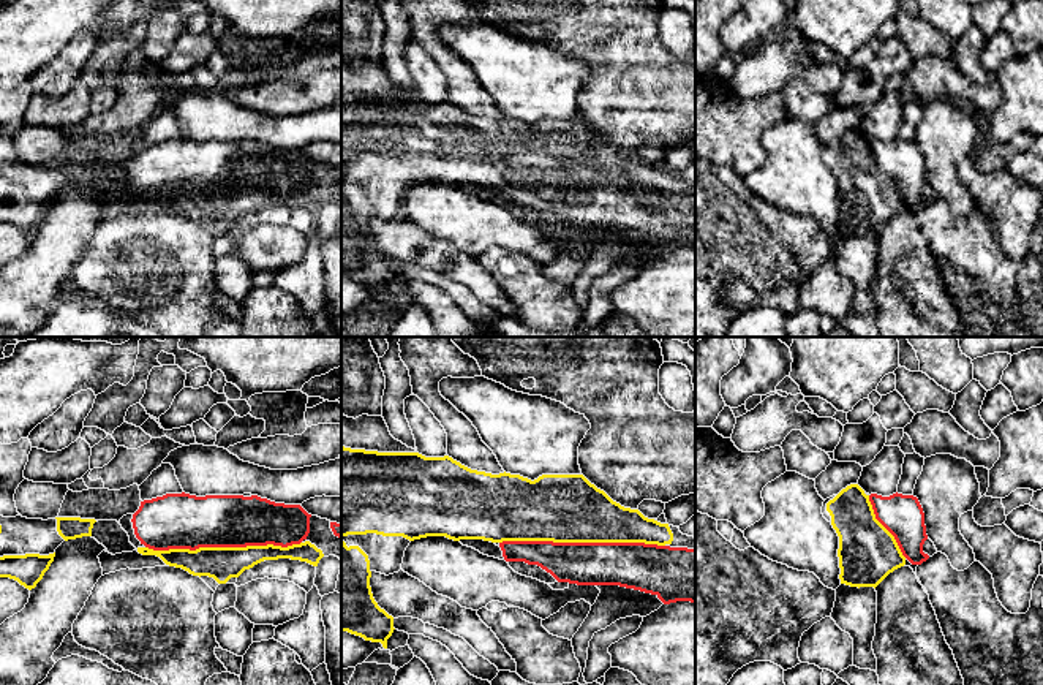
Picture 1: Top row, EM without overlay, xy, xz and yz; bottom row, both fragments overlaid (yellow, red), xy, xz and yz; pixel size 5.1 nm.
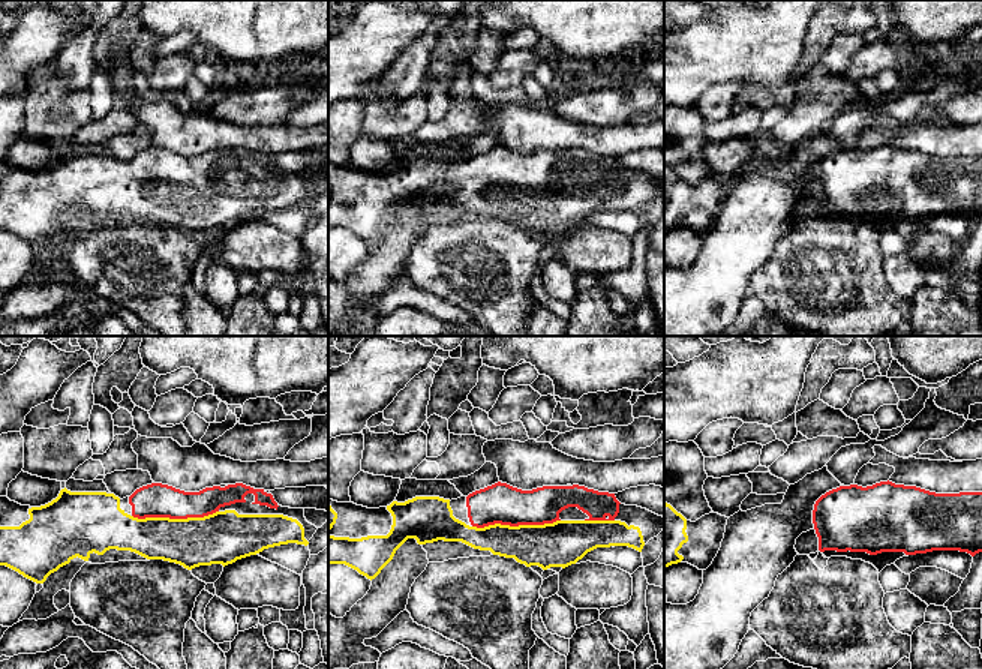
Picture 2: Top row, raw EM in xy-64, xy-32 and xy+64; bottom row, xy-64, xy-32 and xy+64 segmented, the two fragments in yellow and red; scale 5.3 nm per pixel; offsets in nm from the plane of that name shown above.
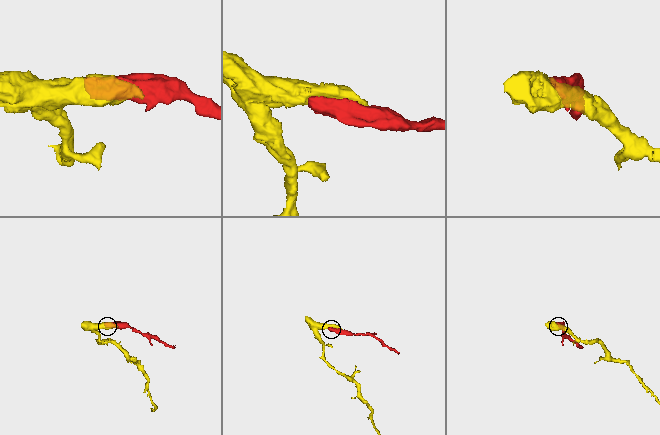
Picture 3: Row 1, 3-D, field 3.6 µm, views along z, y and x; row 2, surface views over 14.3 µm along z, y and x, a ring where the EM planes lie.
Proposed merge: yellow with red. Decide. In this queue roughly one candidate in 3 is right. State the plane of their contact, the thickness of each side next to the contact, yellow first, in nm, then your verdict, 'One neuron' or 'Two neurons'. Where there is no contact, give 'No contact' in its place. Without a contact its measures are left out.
Touches yellow in xz. Thickness 360 nm (yellow) against 220 nm. One neuron

